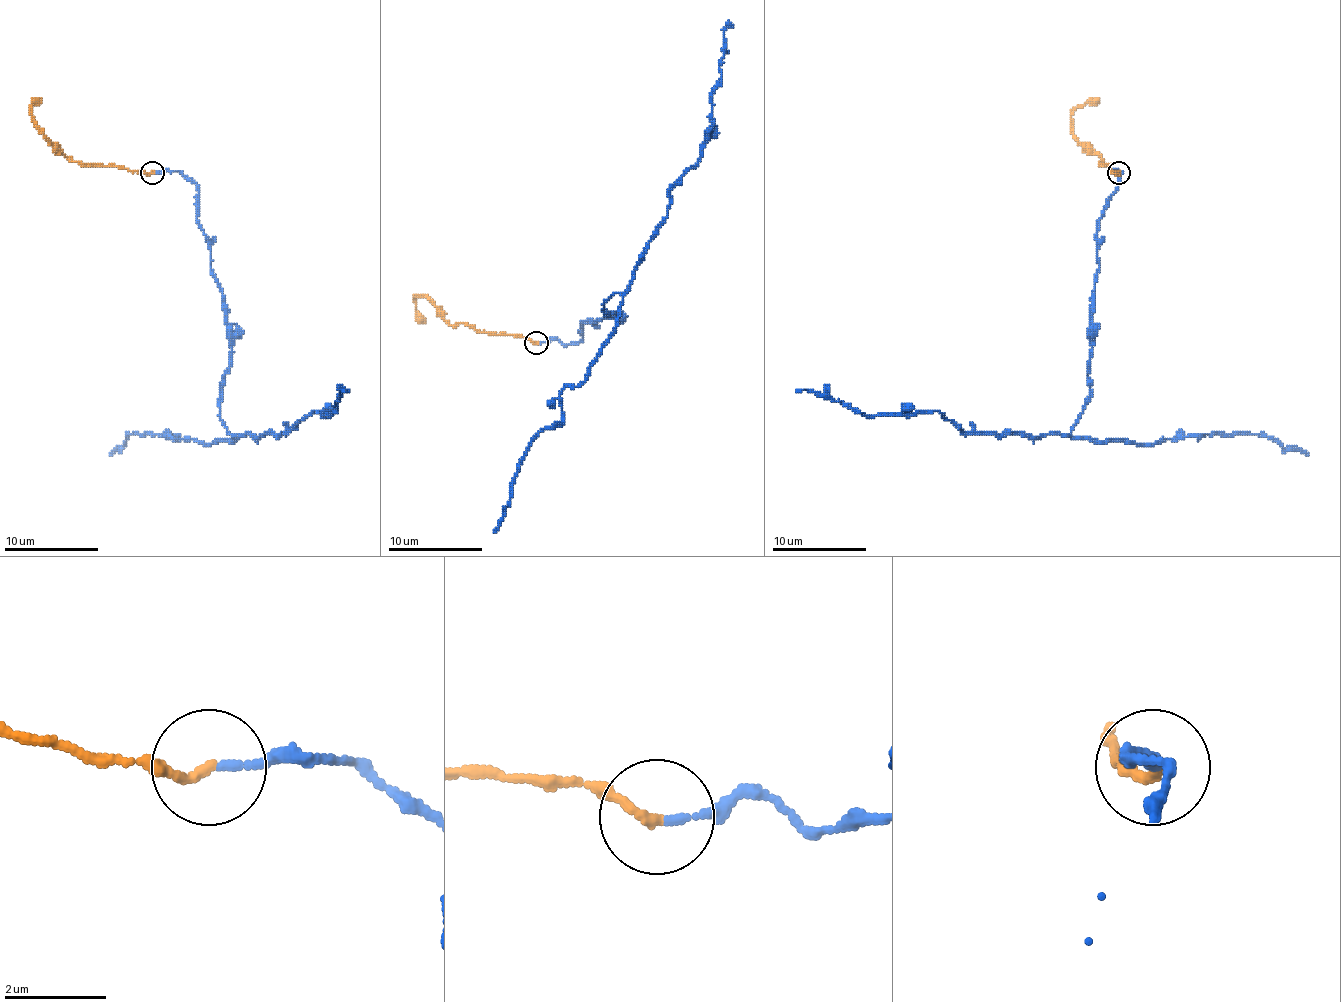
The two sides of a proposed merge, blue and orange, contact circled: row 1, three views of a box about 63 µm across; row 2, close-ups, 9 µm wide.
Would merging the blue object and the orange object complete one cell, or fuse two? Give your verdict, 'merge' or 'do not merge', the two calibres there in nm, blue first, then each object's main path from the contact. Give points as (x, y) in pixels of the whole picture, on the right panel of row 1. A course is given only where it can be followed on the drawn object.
merge; 150 nm thick on the blue side, 200 nm on the other; blue runs (1118, 173), (1099, 220), (1089, 401), (1068, 436), (965, 434), (937, 410), (864, 415), (812, 392), (796, 392); orange runs (1118, 173), (1099, 161), (1101, 159), (1073, 133), (1073, 112), (1099, 98)

